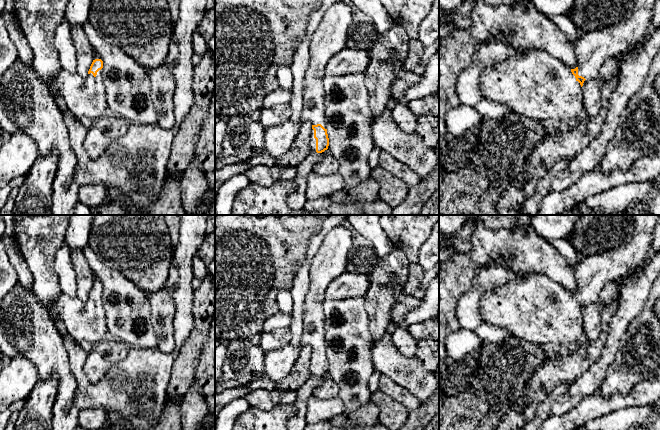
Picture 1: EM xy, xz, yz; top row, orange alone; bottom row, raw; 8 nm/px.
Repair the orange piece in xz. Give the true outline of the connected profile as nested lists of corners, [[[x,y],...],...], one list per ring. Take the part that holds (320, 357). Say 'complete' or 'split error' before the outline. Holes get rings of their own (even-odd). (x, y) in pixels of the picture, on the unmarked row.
split error | [[[343,224],[332,229],[324,238],[311,260],[309,290],[303,304],[303,334],[298,347],[288,345],[266,353],[264,373],[270,381],[286,377],[292,370],[304,346],[312,348],[310,370],[322,377],[328,373],[327,344],[325,339],[325,313],[323,304],[328,285],[346,271],[352,232]]]

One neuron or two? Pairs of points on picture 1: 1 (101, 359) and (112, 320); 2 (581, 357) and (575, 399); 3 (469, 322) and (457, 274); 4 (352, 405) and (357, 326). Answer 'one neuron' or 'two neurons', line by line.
1: two neurons
2: two neurons
3: two neurons
4: one neuron

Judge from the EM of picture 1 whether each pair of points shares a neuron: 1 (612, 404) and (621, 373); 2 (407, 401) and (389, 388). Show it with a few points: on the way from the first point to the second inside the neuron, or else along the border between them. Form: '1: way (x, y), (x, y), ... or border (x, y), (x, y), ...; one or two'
1: border (636, 383), (624, 395), (603, 396), (598, 391); two
2: way (403, 397), (393, 390); one

